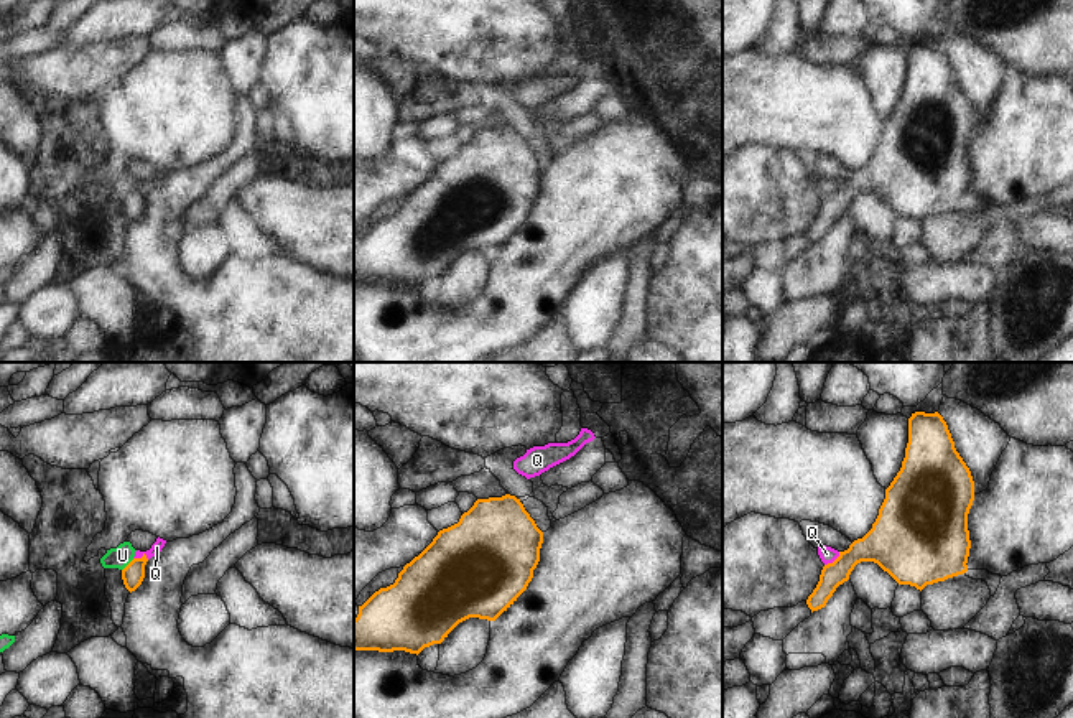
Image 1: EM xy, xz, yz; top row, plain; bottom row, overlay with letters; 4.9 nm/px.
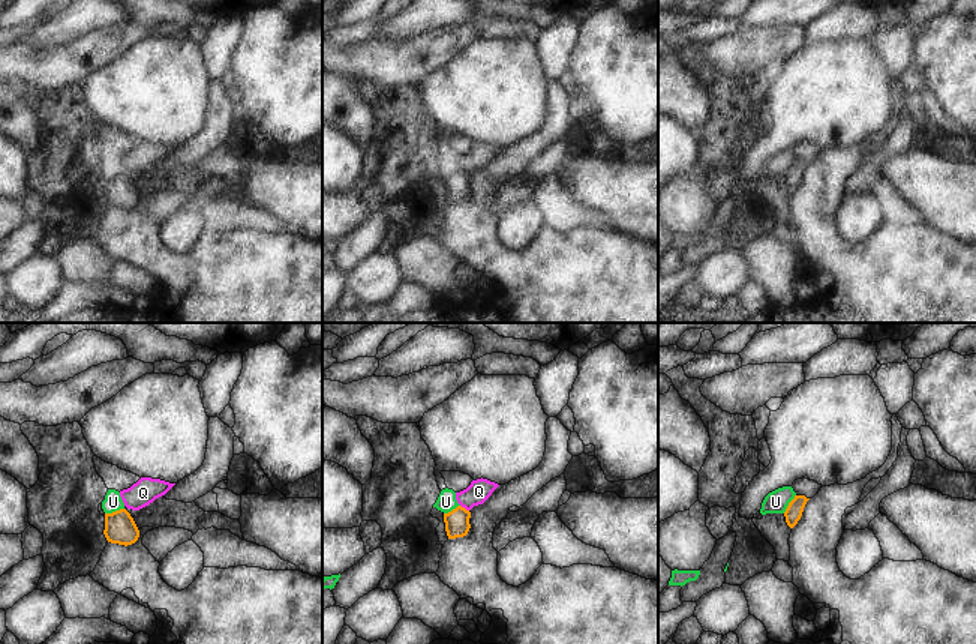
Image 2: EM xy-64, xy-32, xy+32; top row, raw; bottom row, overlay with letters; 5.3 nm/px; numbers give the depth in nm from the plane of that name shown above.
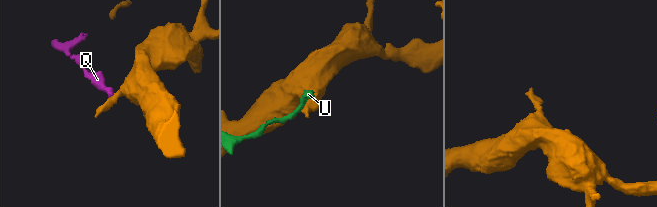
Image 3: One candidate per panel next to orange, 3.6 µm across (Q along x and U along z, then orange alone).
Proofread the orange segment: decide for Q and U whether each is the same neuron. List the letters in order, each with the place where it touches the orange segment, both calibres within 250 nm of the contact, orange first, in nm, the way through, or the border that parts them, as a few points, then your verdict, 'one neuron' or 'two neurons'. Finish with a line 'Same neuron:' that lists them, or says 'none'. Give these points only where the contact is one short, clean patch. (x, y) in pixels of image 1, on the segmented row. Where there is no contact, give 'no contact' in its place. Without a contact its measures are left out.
Q: xy (142, 557) | 110/50 nm | along xy (134, 559), (143, 555), (148, 559) | two neurons
U: xy (127, 565) | 110/100 nm | along xy (134, 559), (122, 570) | two neurons
Same neuron: none

